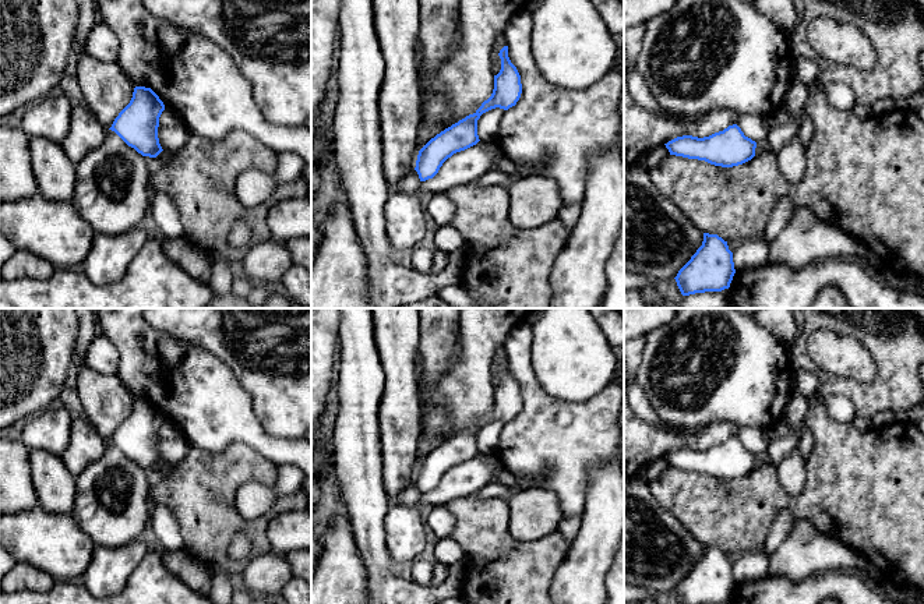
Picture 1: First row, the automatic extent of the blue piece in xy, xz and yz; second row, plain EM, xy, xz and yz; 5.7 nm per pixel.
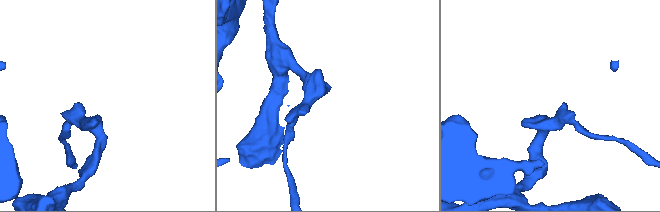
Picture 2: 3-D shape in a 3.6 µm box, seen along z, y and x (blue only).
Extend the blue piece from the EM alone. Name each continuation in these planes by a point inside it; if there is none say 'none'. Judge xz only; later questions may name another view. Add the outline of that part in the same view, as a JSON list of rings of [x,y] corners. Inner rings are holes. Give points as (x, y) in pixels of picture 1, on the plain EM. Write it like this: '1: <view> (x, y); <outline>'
none

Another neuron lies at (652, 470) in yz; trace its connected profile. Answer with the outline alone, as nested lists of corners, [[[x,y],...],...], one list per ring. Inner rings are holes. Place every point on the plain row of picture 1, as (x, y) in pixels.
[[[659,458],[648,462],[638,473],[638,476],[648,484],[657,480],[664,470],[670,467],[666,458]]]

